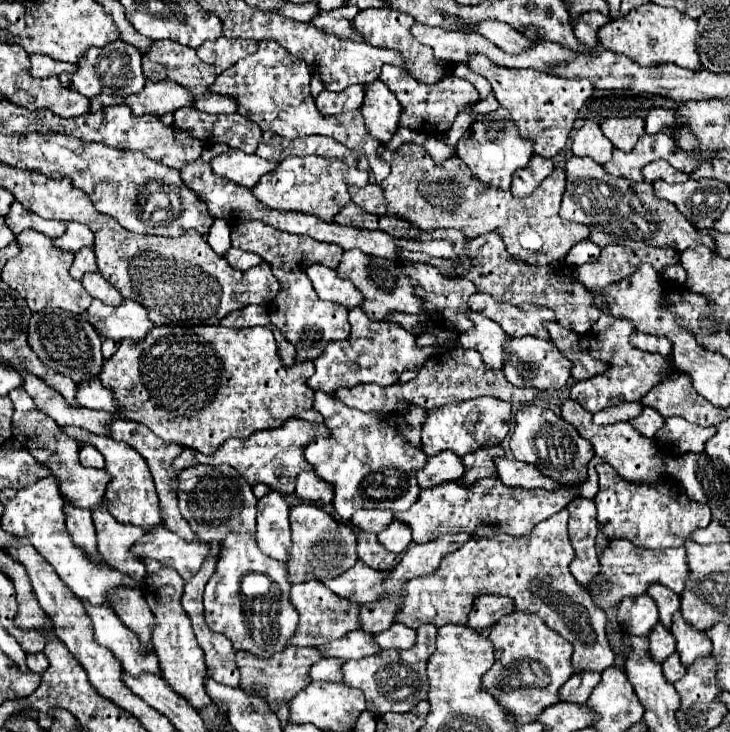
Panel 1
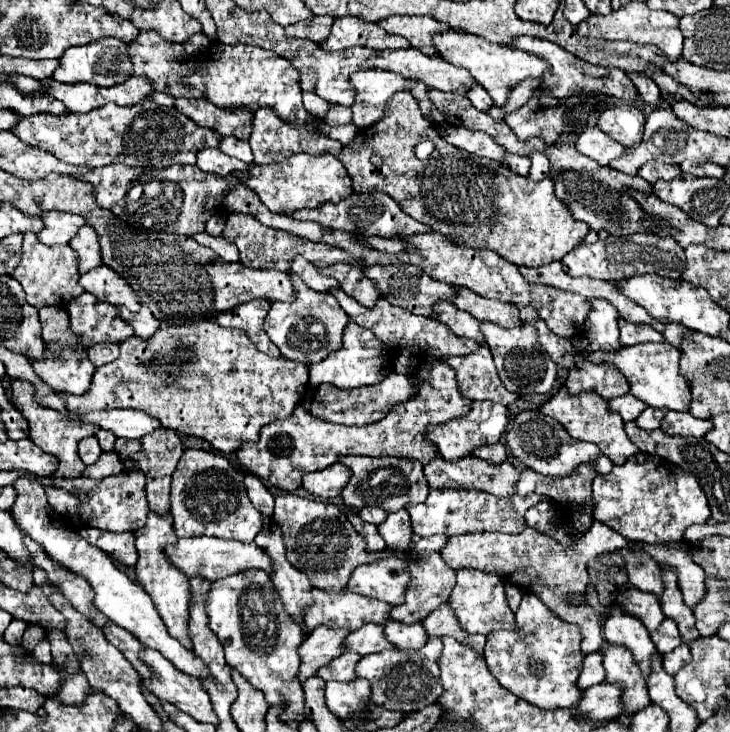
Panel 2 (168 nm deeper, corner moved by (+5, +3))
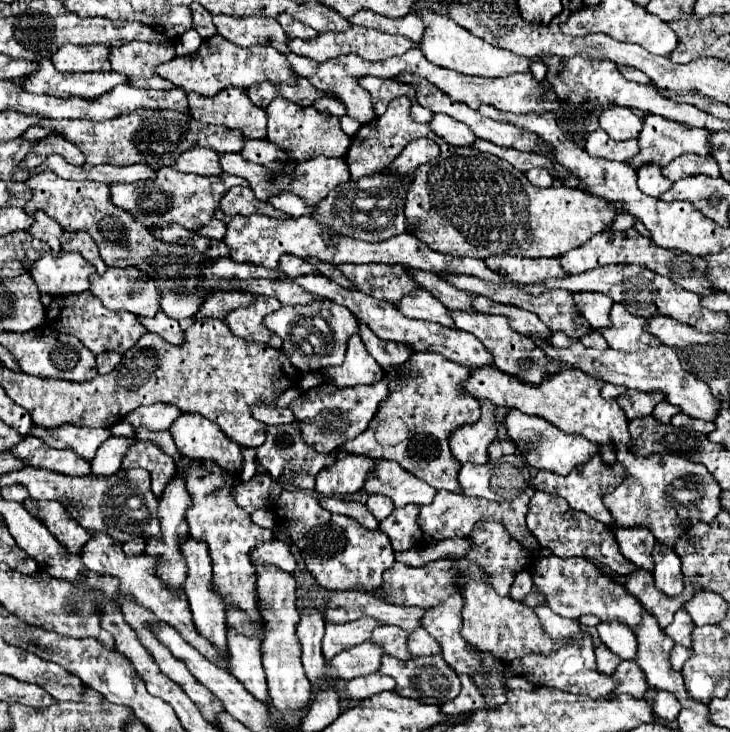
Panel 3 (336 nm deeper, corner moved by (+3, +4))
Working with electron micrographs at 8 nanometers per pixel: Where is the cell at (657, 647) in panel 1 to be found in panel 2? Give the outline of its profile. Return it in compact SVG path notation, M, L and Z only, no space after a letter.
M665 619L661 623L661 627L651 633L651 639L653 639L659 653L669 653L681 645L681 635L677 629L677 623L671 619Z

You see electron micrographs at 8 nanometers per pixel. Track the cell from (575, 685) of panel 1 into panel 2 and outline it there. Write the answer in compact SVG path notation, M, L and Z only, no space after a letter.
M601 651L589 653L585 657L583 671L579 675L579 687L581 689L589 689L591 685L601 683L603 679L605 679L605 669L603 669L603 661L601 661Z

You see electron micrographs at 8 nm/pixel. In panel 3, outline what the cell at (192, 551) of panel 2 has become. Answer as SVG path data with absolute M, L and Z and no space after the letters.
M271 540L259 544L255 550L251 550L251 564L253 566L275 566L283 572L295 570L295 558L291 556L289 544L281 540Z

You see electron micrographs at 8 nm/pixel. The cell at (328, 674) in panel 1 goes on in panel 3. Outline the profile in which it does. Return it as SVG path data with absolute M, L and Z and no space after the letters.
M365 642L341 652L339 656L333 656L329 660L329 672L341 680L353 680L357 676L377 672L381 656L383 656L381 648L377 648L371 642Z

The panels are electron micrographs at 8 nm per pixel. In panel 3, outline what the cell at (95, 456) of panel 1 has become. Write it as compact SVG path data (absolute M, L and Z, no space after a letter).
M33 424L31 434L45 440L45 444L49 444L53 448L71 448L77 456L91 462L97 448L111 436L111 430L107 430L107 428L85 428L85 426L75 428L71 424L65 424L59 430L47 430L45 432Z

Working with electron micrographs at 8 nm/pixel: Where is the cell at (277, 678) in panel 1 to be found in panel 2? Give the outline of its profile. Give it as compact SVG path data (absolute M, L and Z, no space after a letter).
M319 625L309 639L305 639L299 647L301 655L301 667L297 679L303 683L307 677L311 677L319 667L327 665L331 659L339 657L345 651L345 639L349 635L349 629L331 629L325 625Z

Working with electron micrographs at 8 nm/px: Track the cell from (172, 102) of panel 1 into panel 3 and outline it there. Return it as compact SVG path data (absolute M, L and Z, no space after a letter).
M39 60L39 70L29 74L23 88L33 94L49 94L59 98L83 98L95 100L115 88L117 84L127 84L127 76L117 72L91 72L91 74L61 74L55 70L51 60Z

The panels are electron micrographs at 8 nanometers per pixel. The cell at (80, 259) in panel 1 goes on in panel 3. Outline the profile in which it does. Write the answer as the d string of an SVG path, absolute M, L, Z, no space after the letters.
M65 232L61 236L61 248L63 250L73 250L73 252L79 252L83 258L89 260L89 264L95 266L97 274L103 274L107 270L105 262L101 260L99 256L99 250L97 250L97 244L95 240L89 236L89 232Z

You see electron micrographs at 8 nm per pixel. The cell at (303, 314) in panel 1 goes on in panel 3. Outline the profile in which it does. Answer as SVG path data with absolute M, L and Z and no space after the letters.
M331 300L311 302L307 306L283 306L265 316L263 324L283 340L283 352L301 372L315 372L327 366L339 366L345 358L347 338L359 332L359 322L345 308Z

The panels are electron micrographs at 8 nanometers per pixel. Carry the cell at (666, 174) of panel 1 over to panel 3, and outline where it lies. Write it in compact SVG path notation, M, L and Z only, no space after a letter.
M655 164L641 166L637 170L637 174L639 174L639 182L637 182L639 188L649 196L661 196L663 192L667 192L673 186L673 182L667 180L667 176L663 176L661 168Z

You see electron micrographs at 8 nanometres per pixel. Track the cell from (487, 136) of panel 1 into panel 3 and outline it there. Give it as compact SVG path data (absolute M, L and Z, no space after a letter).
M435 114L429 126L437 136L441 136L447 144L453 144L453 146L471 146L477 140L477 136L471 134L471 128L443 114Z

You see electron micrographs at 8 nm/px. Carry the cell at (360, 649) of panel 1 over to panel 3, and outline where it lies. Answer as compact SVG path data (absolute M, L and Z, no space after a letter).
M379 626L375 628L375 632L371 632L371 642L381 646L385 654L391 654L399 660L407 660L411 658L411 654L407 652L407 632L403 632L397 626Z

